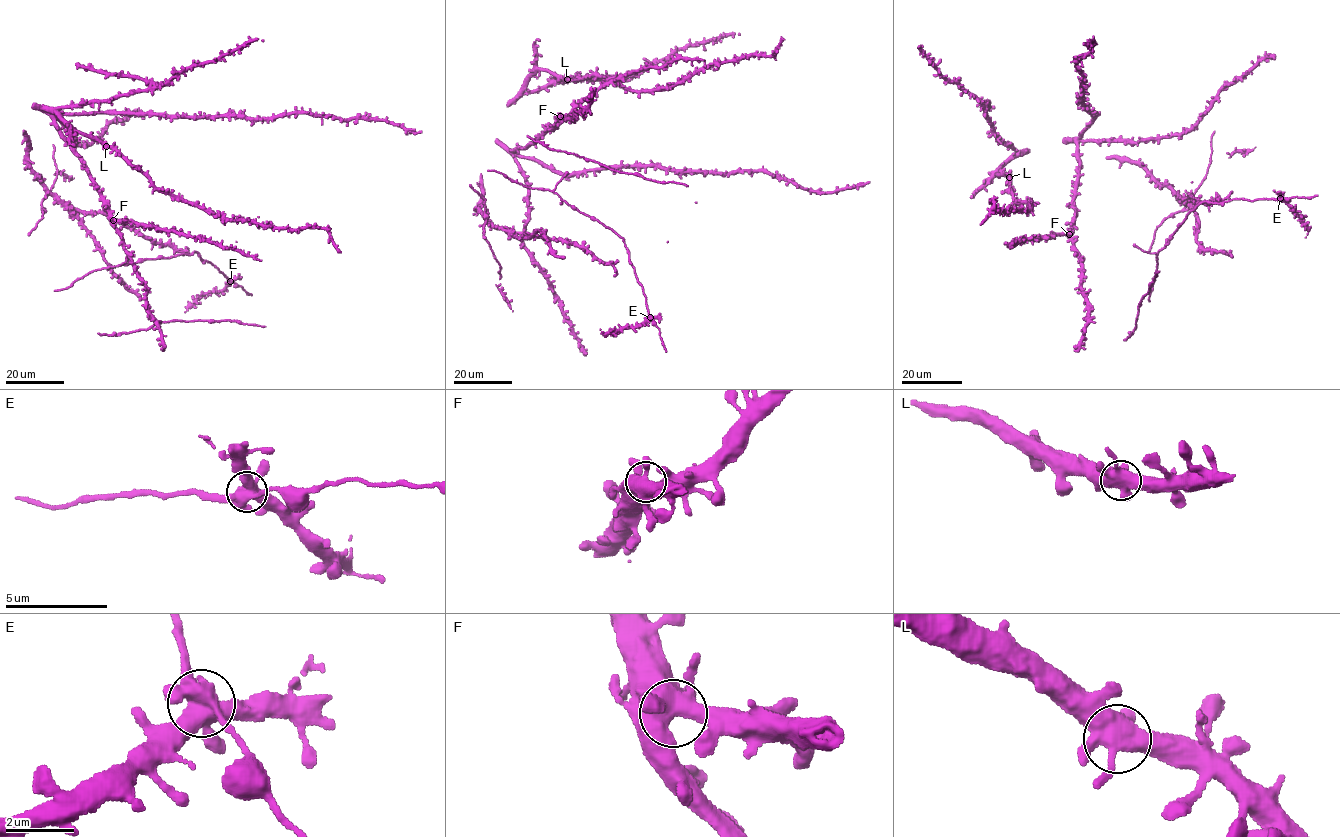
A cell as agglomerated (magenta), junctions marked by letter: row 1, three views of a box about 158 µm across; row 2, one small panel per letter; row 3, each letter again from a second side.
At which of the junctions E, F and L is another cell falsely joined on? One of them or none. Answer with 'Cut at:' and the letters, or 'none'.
Cut at: E

